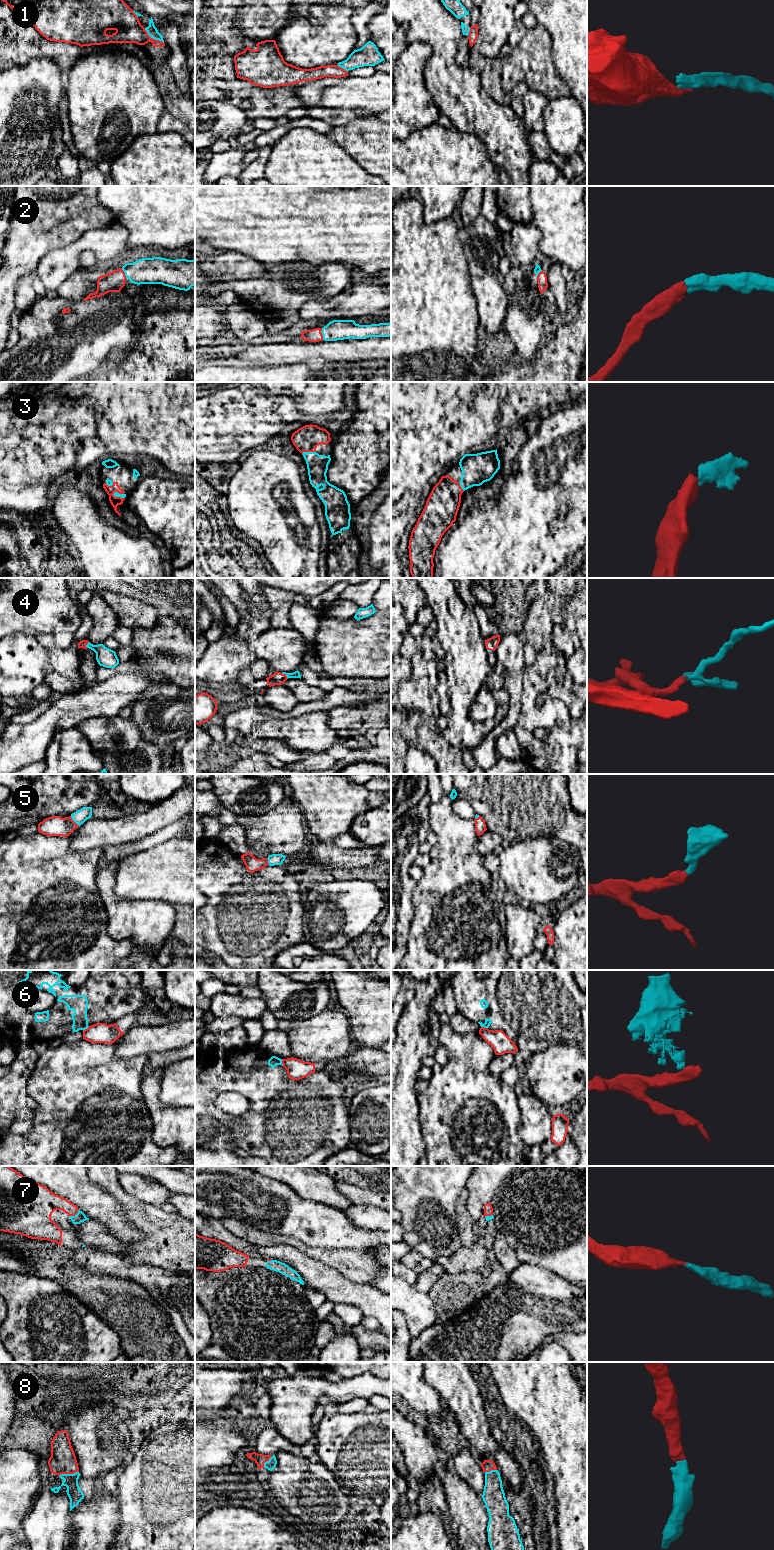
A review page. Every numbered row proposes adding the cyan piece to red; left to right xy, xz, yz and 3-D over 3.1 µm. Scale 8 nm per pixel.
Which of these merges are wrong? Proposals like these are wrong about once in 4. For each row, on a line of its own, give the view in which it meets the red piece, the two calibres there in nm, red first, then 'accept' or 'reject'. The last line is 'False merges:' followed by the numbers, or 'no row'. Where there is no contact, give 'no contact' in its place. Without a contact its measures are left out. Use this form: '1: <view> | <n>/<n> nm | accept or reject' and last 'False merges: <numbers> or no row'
1: xy | 220/90 nm | reject
2: xz | 110/160 nm | accept
3: xz | 200/170 nm | accept
4: xz | 100/60 nm | accept
5: xy | 160/110 nm | accept
6: xz | 160/80 nm | reject
7: xy | 190/80 nm | accept
8: xy | 200/120 nm | accept
False merges: 1, 6

